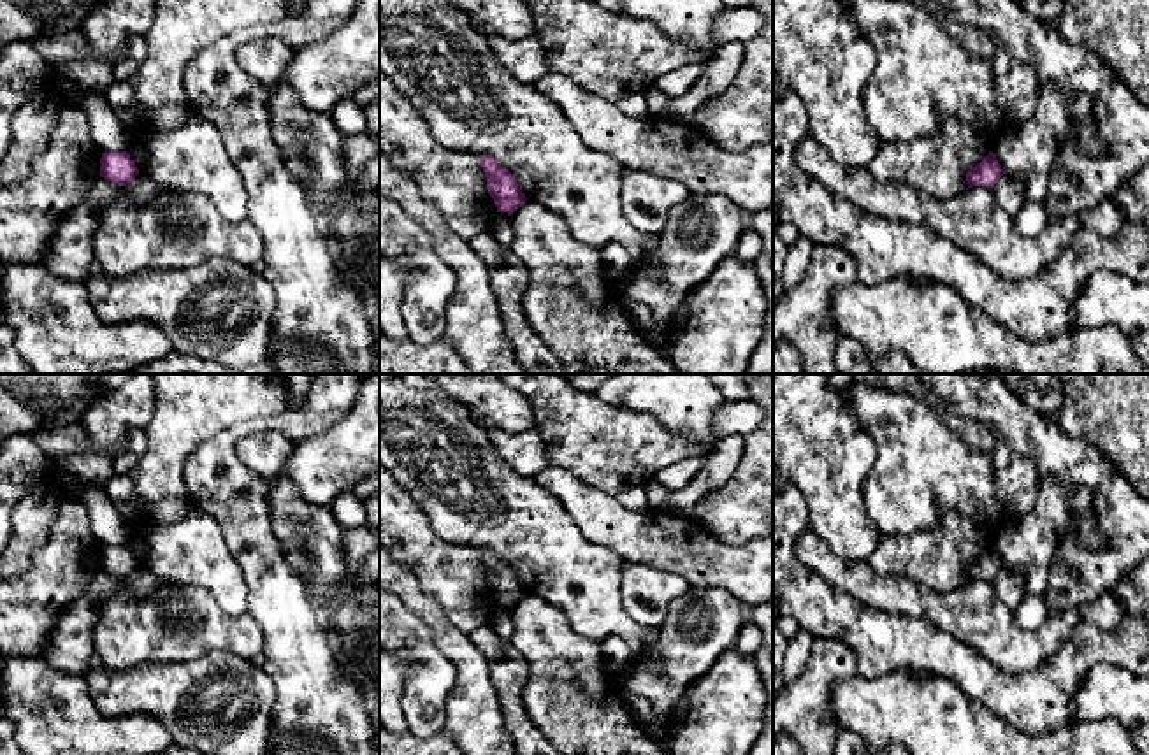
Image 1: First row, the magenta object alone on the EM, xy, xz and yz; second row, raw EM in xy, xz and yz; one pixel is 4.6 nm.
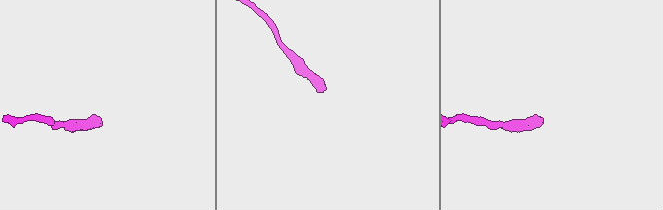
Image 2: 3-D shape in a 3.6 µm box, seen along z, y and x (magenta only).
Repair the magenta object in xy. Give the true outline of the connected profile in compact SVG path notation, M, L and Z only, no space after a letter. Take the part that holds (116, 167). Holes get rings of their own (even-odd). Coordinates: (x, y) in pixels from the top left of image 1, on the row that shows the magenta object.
M107 151L100 158L100 177L116 184L126 186L139 174L137 165L130 160L126 151Z

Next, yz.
M989 151L989 155L980 163L977 163L975 167L968 170L966 184L968 188L982 186L982 188L993 190L1003 174L1005 172L1001 165L998 163L996 155Z

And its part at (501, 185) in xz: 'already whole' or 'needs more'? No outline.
already whole

